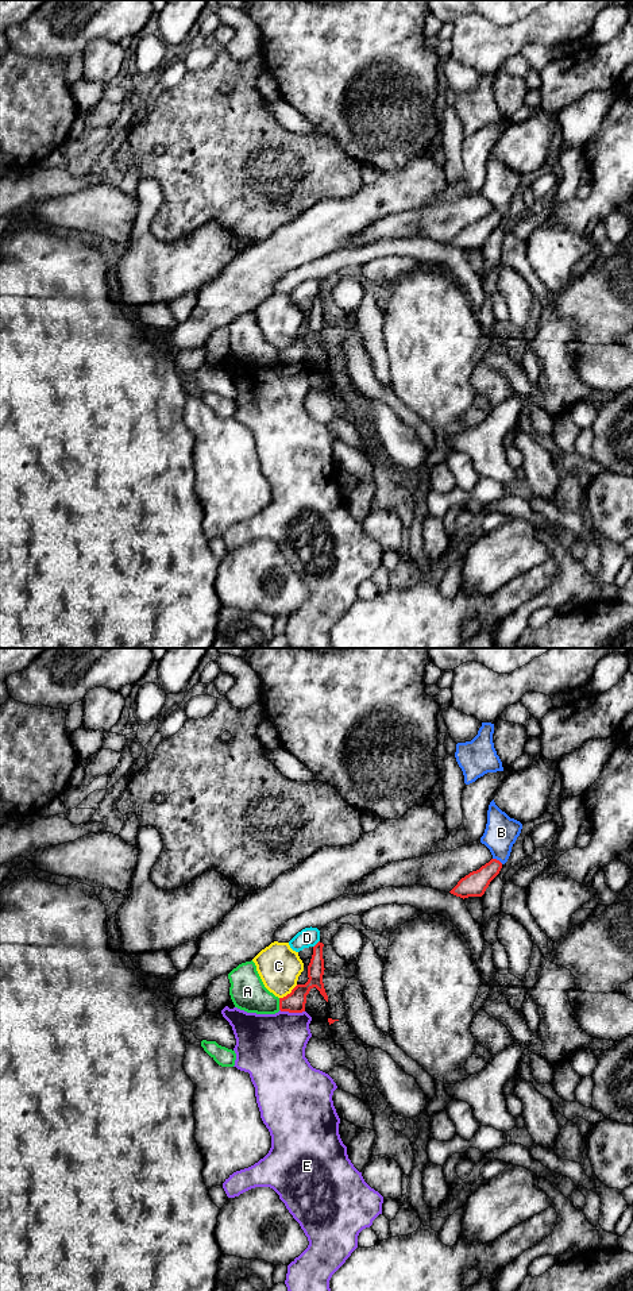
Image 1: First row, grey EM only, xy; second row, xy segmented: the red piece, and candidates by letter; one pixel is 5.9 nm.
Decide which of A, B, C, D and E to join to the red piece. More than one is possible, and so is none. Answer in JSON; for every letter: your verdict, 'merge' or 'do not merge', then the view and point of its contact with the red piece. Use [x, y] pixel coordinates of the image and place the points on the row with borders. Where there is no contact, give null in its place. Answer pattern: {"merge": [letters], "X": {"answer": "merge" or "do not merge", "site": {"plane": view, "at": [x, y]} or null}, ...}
{"merge": [], "A": {"answer": "do not merge", "site": {"plane": "xy", "at": [280, 1004]}}, "B": {"answer": "do not merge", "site": {"plane": "xy", "at": [498, 860]}}, "C": {"answer": "do not merge", "site": {"plane": "xy", "at": [288, 994]}}, "D": {"answer": "do not merge", "site": {"plane": "xy", "at": [316, 944]}}, "E": {"answer": "do not merge", "site": {"plane": "xy", "at": [292, 1012]}}}

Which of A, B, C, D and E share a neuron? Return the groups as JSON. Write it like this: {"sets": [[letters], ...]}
{"sets": [["A"], ["B"], ["C"], ["D"], ["E"]]}

